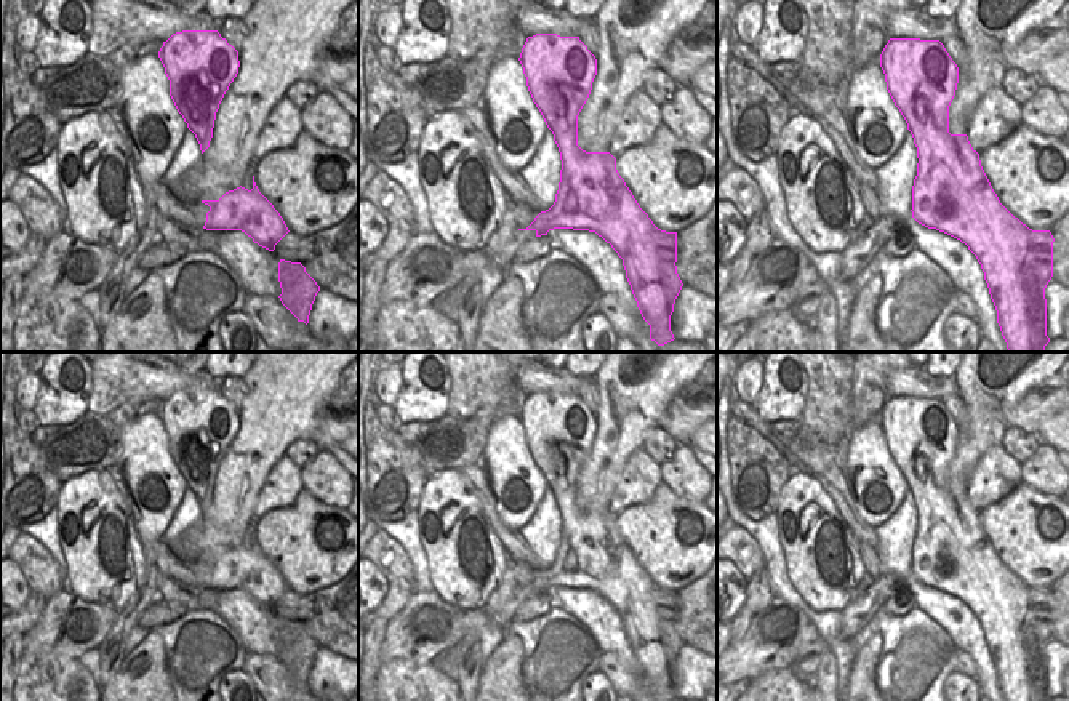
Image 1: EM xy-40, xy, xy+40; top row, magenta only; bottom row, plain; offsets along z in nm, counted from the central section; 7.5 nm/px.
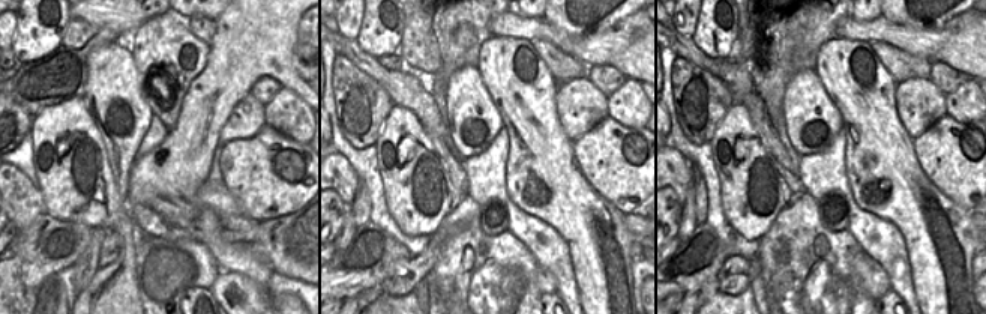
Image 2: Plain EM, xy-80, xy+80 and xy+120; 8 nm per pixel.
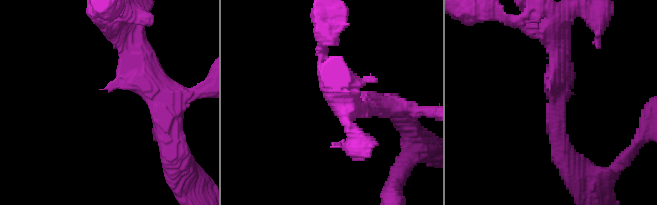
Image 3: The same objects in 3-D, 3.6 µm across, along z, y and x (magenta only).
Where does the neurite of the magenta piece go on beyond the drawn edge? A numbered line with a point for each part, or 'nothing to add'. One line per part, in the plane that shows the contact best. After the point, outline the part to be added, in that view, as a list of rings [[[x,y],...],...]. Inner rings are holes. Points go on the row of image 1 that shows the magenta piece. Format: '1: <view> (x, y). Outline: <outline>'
nothing to add

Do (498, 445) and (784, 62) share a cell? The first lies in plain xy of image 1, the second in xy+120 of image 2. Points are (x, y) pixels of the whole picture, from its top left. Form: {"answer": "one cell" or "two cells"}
{"answer": "two cells"}

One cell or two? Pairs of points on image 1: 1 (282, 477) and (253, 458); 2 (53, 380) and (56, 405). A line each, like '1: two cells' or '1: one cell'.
1: two cells
2: one cell

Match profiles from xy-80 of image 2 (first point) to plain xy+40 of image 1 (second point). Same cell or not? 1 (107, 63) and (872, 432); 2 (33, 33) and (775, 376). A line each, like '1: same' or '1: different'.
1: same
2: same

